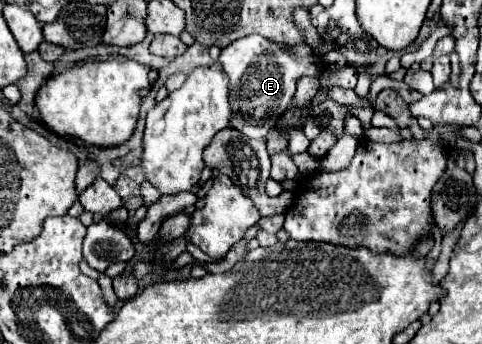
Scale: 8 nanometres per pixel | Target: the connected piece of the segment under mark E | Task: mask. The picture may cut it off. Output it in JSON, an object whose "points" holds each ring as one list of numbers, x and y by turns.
{"points":[[247,35,245,39,237,39,221,51,219,57,223,71,229,75,229,101,233,109,231,125,247,137,263,139,267,131,275,127,279,115,291,105,295,95,295,85,303,75,319,77,321,65,319,61,301,59,297,53,287,49,281,43,271,43,271,39,263,39,261,35]]}

